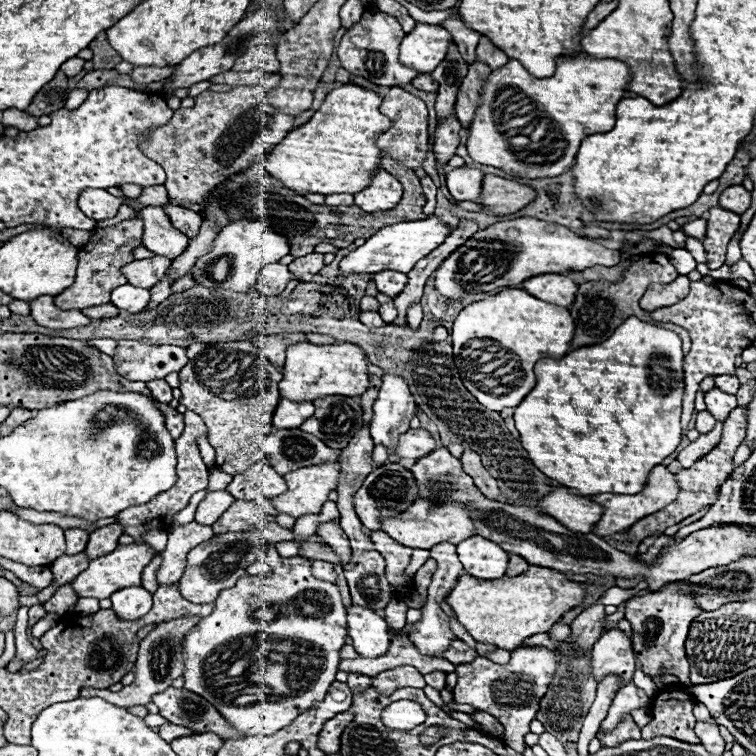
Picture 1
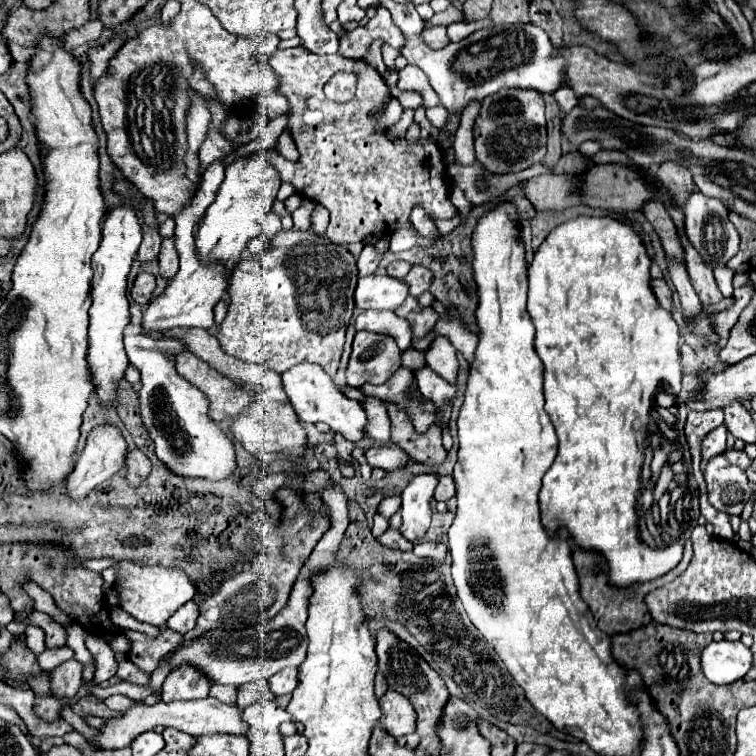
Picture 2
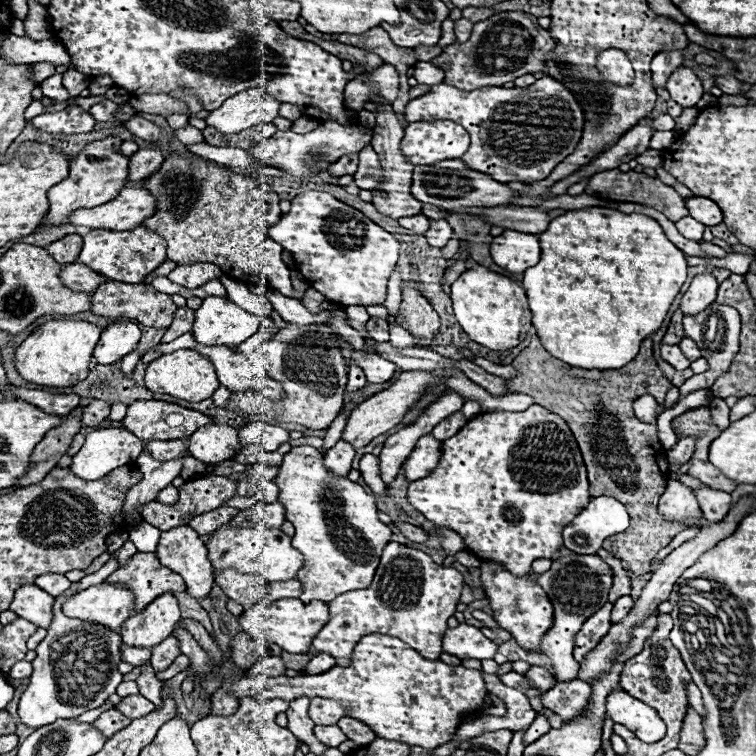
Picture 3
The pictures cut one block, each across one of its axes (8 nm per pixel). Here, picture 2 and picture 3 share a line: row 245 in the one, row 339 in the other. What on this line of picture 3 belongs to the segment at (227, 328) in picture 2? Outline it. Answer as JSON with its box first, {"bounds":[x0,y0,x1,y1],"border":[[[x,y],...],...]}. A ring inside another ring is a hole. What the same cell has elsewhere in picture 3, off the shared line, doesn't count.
{"bounds":[228,324,348,430],"border":[[[326,324],[310,326],[288,326],[278,330],[272,340],[268,340],[268,370],[274,380],[282,382],[286,396],[280,402],[262,398],[256,392],[232,392],[228,400],[228,410],[238,414],[266,414],[278,422],[296,422],[312,430],[328,428],[328,424],[338,416],[344,406],[346,374],[348,364],[344,362],[338,346],[338,336],[330,332]]]}

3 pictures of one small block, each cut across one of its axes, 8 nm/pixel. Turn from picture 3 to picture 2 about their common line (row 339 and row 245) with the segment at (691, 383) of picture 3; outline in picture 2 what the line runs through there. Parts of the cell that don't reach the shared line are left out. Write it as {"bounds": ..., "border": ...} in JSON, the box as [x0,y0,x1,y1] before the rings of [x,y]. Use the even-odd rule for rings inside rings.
{"bounds":[684,192,738,266],"border":[[[694,192],[694,196],[690,196],[690,200],[686,202],[684,208],[684,236],[688,238],[688,242],[698,250],[698,254],[702,256],[702,260],[710,266],[726,266],[726,262],[736,256],[738,252],[738,232],[734,228],[734,224],[730,224],[728,220],[728,208],[714,198],[702,196],[700,192]]]}

